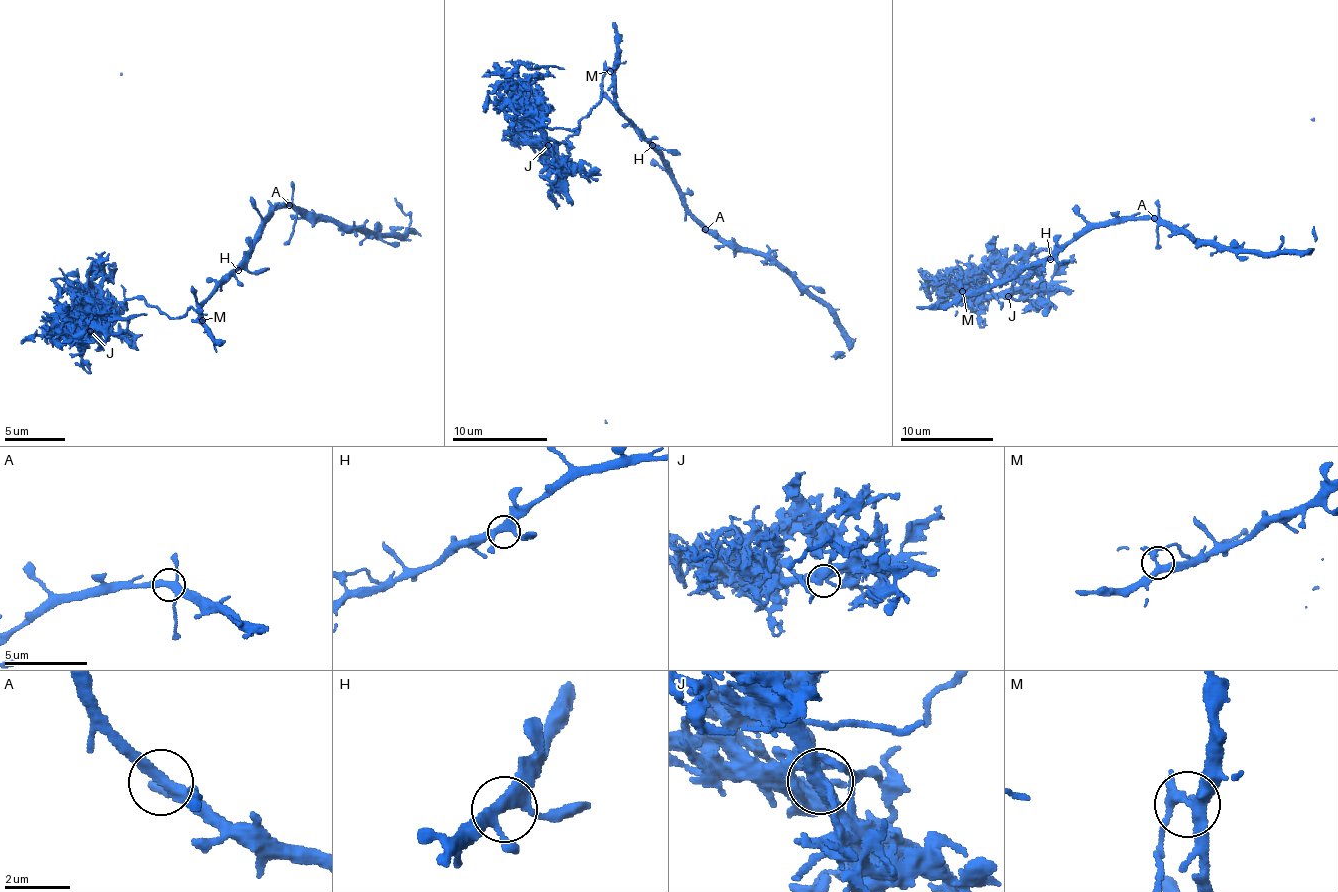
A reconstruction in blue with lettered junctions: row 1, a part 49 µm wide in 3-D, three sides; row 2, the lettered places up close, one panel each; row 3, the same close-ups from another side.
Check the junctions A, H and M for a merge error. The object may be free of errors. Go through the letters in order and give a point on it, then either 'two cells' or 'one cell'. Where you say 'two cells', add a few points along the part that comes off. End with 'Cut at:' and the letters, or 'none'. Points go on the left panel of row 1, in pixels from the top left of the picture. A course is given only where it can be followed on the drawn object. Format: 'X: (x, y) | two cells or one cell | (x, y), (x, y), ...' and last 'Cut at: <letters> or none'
A: (289, 205) | one cell
H: (238, 270) | one cell
M: (202, 320) | two cells | (202, 319), (193, 306), (175, 317), (128, 300), (101, 328), (85, 329), (107, 311), (146, 314)
Cut at: M

